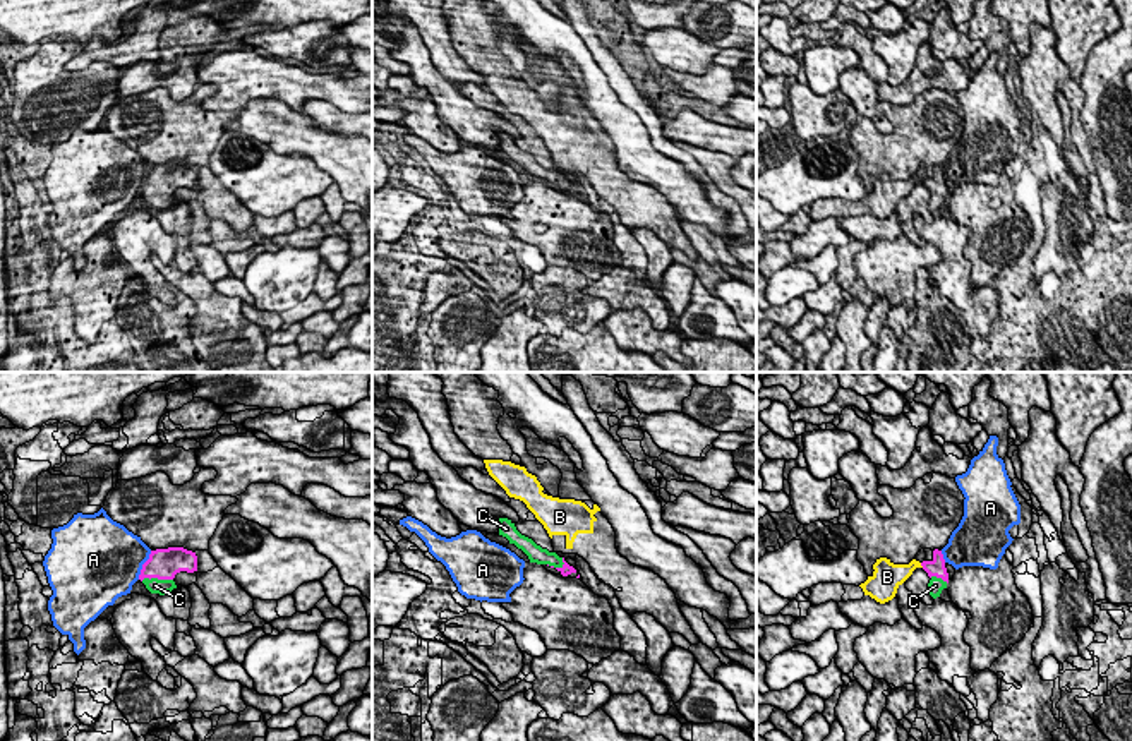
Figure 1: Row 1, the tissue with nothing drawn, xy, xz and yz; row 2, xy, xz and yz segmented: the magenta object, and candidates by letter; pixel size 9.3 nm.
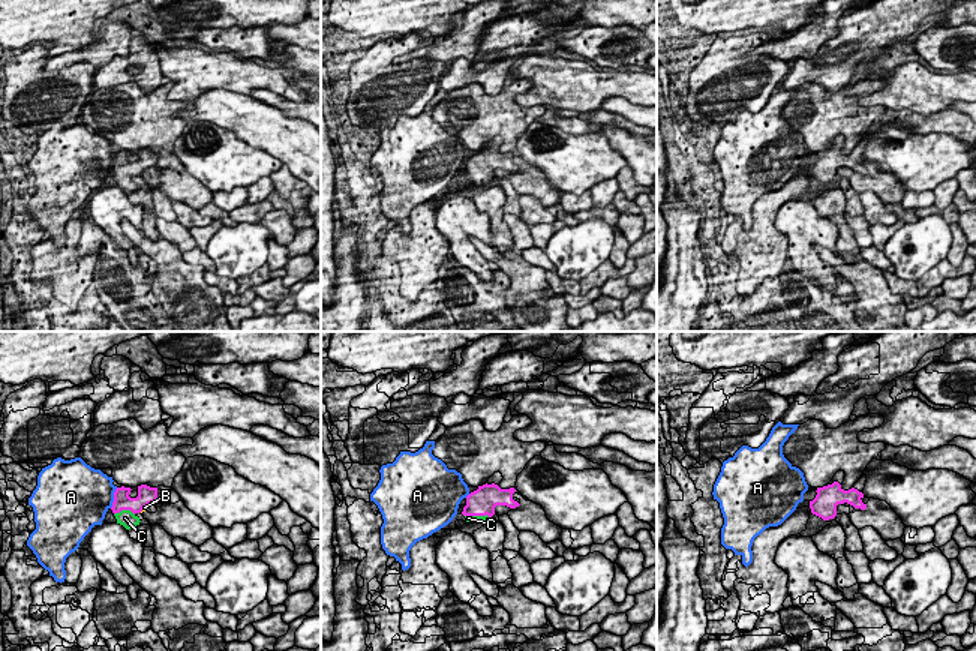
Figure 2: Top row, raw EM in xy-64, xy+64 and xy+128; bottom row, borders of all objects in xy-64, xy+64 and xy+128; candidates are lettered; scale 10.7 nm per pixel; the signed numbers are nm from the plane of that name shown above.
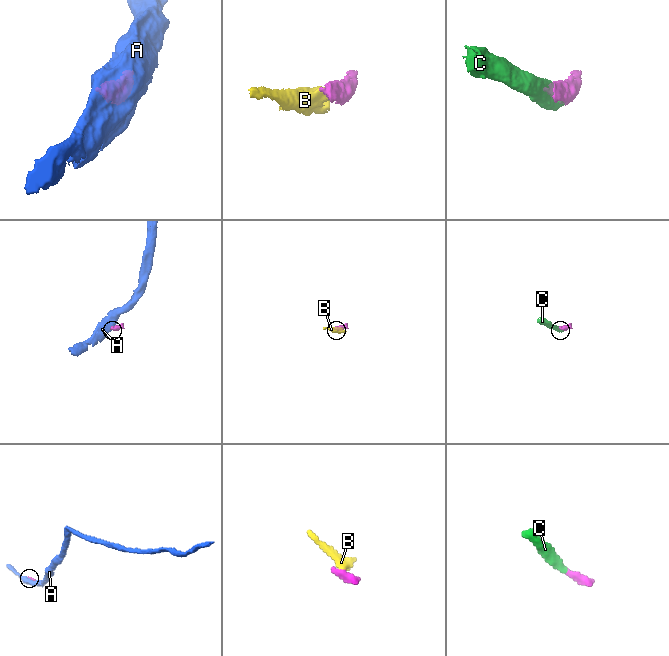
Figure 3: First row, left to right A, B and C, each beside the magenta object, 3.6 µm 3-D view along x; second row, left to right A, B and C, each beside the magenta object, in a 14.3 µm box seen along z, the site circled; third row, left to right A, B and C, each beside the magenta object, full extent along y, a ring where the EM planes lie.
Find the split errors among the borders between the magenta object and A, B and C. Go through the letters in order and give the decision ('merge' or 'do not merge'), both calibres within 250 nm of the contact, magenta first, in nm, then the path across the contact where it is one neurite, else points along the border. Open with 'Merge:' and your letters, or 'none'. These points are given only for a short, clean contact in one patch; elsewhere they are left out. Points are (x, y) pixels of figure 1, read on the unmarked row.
Merge: C
A: do not merge; calibres 280 and 500 nm; border xy (151, 167), (138, 194)
B: do not merge; calibres 160 and 190 nm; border yz (920, 179), (923, 182)
C: merge; calibres 280 and 140 nm

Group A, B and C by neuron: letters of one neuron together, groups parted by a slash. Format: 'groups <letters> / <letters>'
groups A / B / C

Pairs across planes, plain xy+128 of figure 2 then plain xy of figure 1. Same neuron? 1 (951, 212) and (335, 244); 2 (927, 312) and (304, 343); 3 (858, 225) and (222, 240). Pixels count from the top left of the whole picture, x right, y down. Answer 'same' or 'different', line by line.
1: different
2: different
3: different

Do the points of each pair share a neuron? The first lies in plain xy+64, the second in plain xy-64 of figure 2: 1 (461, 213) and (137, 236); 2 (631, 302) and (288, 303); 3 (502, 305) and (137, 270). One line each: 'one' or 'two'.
1: two
2: one
3: one

